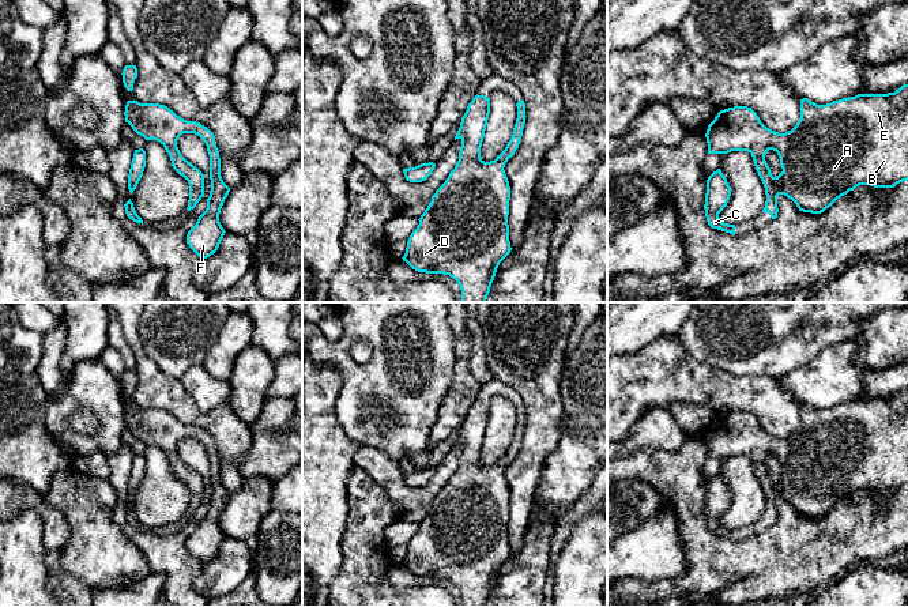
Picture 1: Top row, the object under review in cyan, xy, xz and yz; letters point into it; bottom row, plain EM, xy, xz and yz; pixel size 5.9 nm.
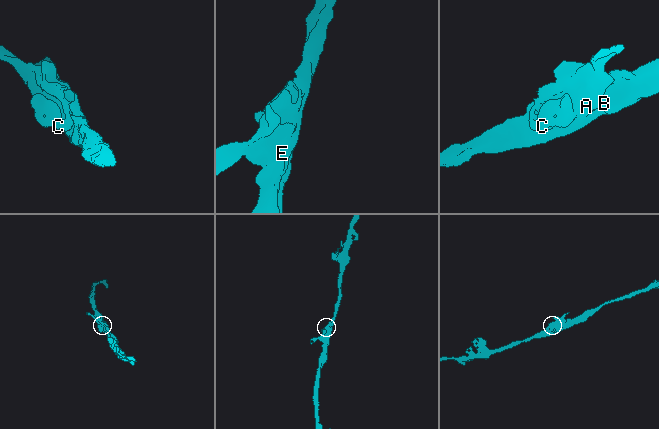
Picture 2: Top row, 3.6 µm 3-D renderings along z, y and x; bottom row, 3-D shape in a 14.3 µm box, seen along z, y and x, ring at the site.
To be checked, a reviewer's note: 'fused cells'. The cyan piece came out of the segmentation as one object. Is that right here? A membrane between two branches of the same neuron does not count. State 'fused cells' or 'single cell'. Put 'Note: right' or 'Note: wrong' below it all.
single cell
Note: wrong

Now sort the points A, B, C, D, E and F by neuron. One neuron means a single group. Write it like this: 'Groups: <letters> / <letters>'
Groups: A B C D E F

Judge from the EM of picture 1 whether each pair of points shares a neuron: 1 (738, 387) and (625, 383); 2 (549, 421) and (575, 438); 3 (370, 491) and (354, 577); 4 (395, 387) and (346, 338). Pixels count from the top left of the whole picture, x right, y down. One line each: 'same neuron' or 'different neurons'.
1: same neuron
2: different neurons
3: same neuron
4: same neuron

